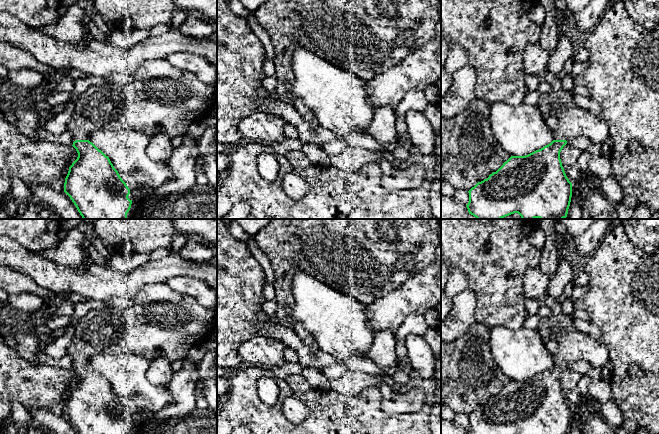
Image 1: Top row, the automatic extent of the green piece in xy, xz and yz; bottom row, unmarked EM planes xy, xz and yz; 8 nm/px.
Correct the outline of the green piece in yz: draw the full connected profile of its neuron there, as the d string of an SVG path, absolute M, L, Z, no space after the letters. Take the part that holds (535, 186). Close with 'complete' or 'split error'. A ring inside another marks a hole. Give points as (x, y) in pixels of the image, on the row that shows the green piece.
M565 89L541 94L537 107L553 133L553 141L528 155L511 156L496 172L468 191L469 202L466 207L469 214L477 219L502 219L514 213L518 213L522 219L567 217L572 183L565 174L560 152L573 137L584 136L592 143L602 143L610 135L610 128L604 118L578 107L574 96Z | split error

